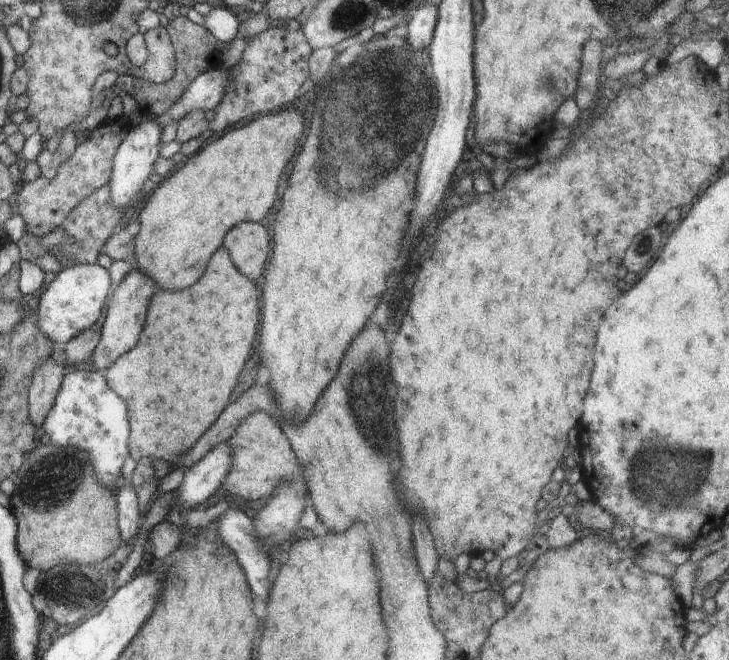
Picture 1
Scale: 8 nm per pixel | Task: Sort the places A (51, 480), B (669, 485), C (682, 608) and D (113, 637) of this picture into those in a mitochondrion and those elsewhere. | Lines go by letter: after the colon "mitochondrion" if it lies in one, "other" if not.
A: mitochondrion
B: mitochondrion
C: other
D: other

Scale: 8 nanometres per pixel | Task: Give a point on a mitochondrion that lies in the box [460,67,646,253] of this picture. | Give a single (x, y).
(533, 137)

